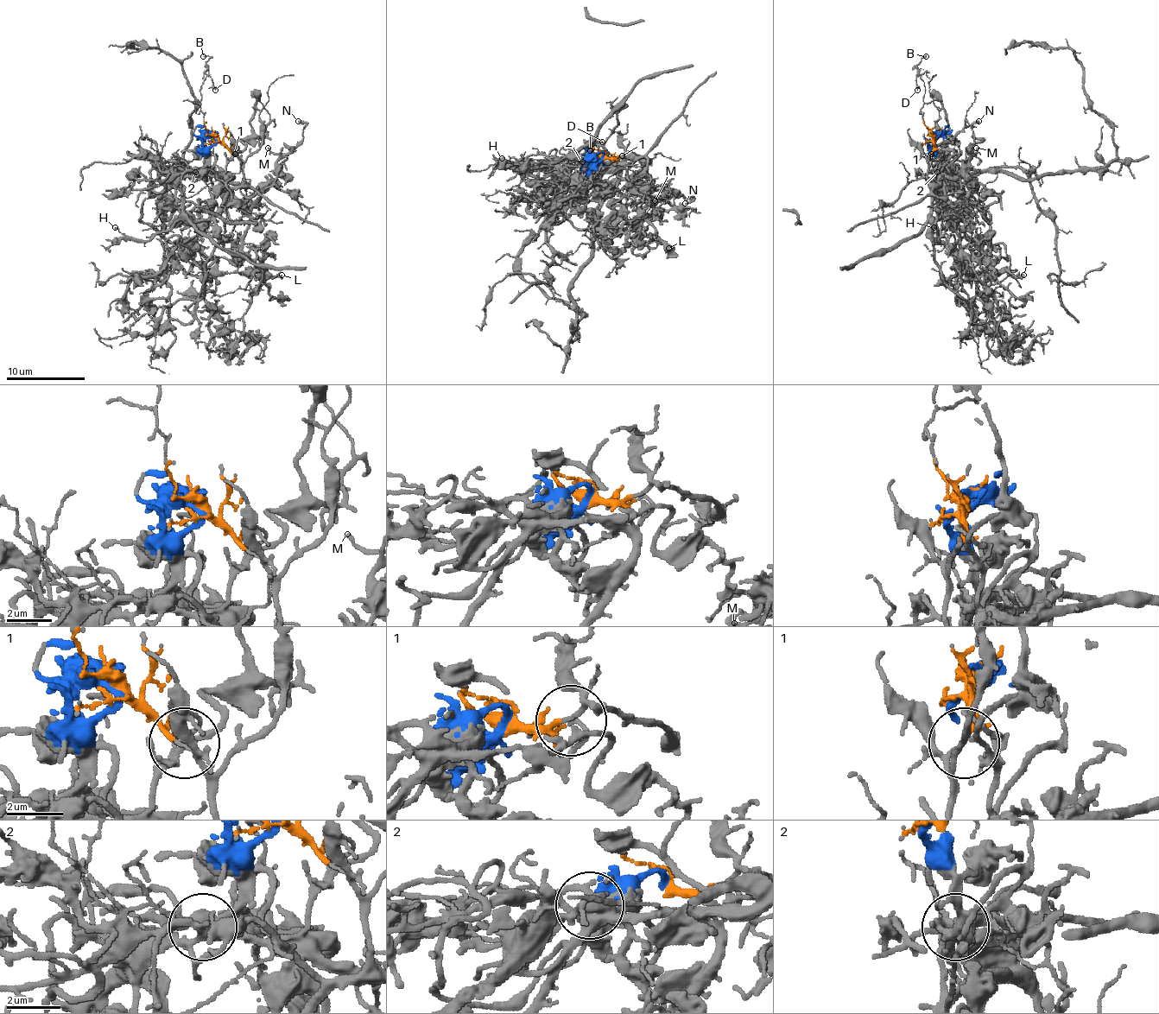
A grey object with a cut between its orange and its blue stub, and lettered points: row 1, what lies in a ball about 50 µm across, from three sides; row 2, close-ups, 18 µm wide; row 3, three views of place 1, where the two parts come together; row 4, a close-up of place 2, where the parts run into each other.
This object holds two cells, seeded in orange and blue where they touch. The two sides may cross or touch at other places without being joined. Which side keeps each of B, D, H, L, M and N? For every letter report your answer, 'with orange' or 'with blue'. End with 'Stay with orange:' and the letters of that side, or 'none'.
B: with orange
D: with orange
H: with orange
L: with blue
M: with blue
N: with blue
Stay with orange: B, D, H

